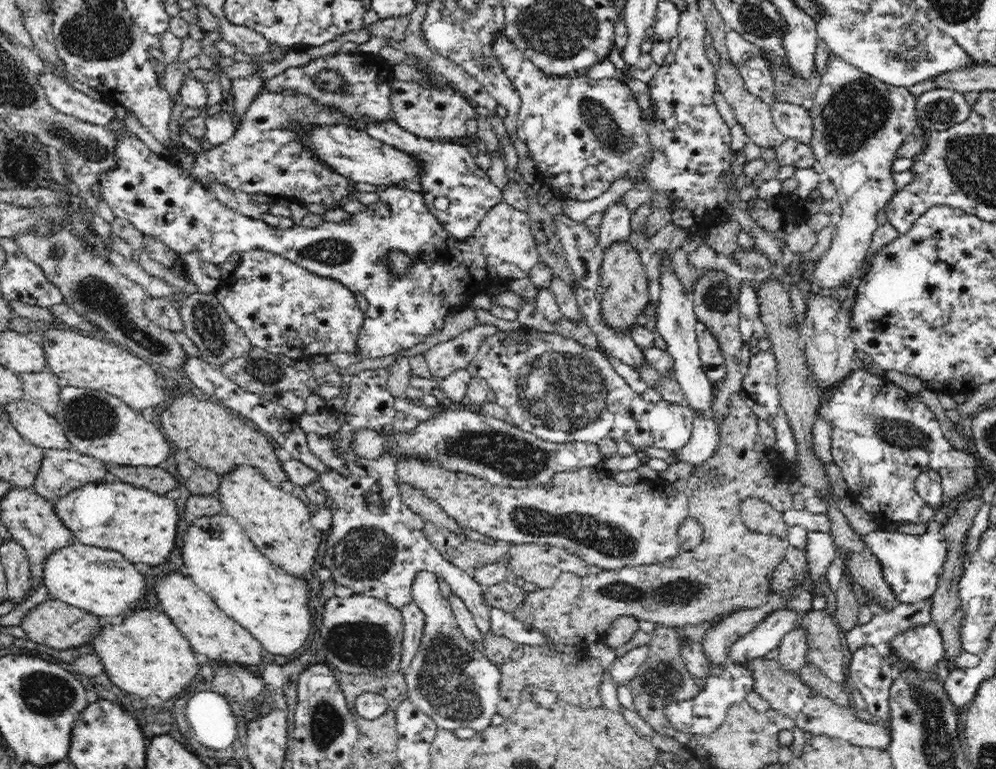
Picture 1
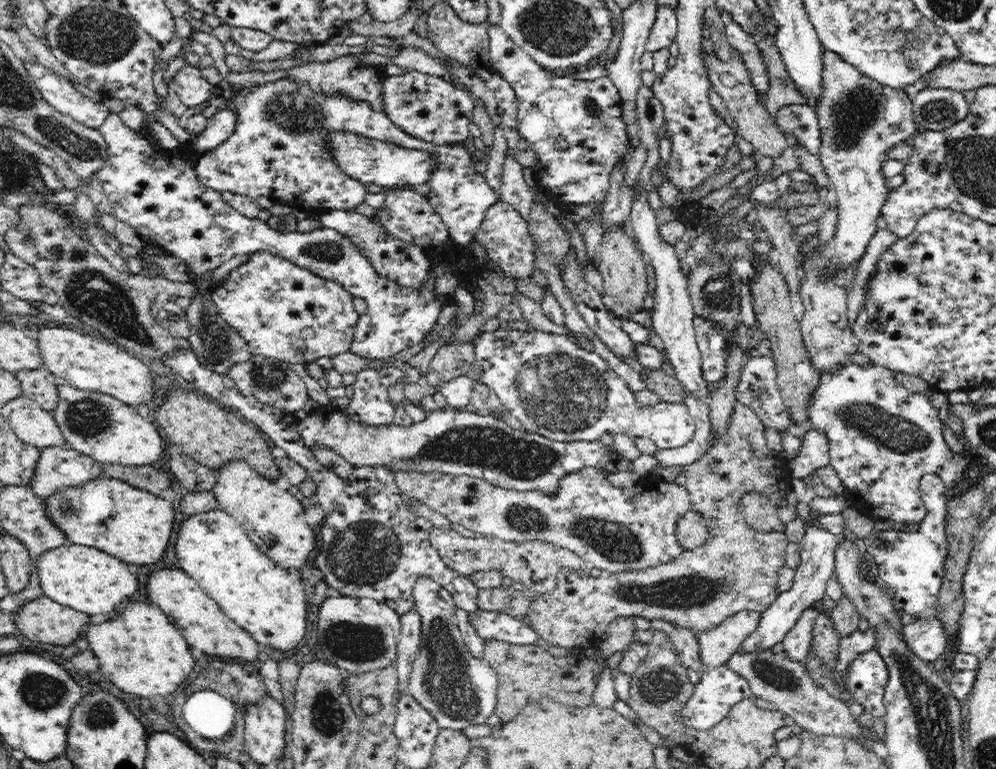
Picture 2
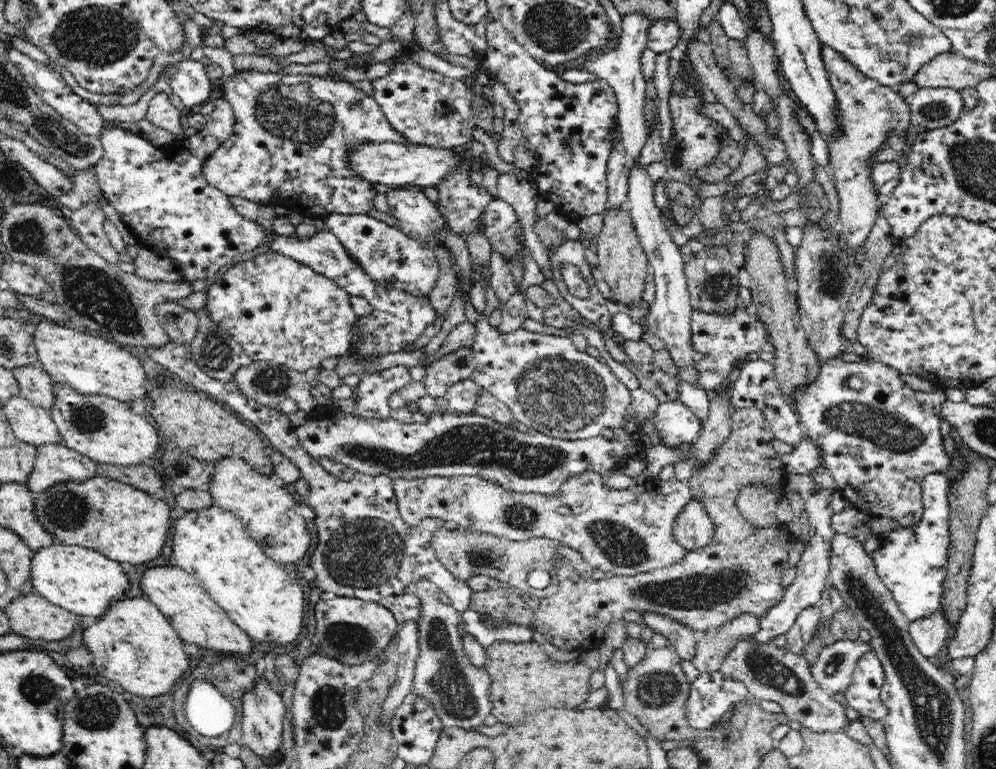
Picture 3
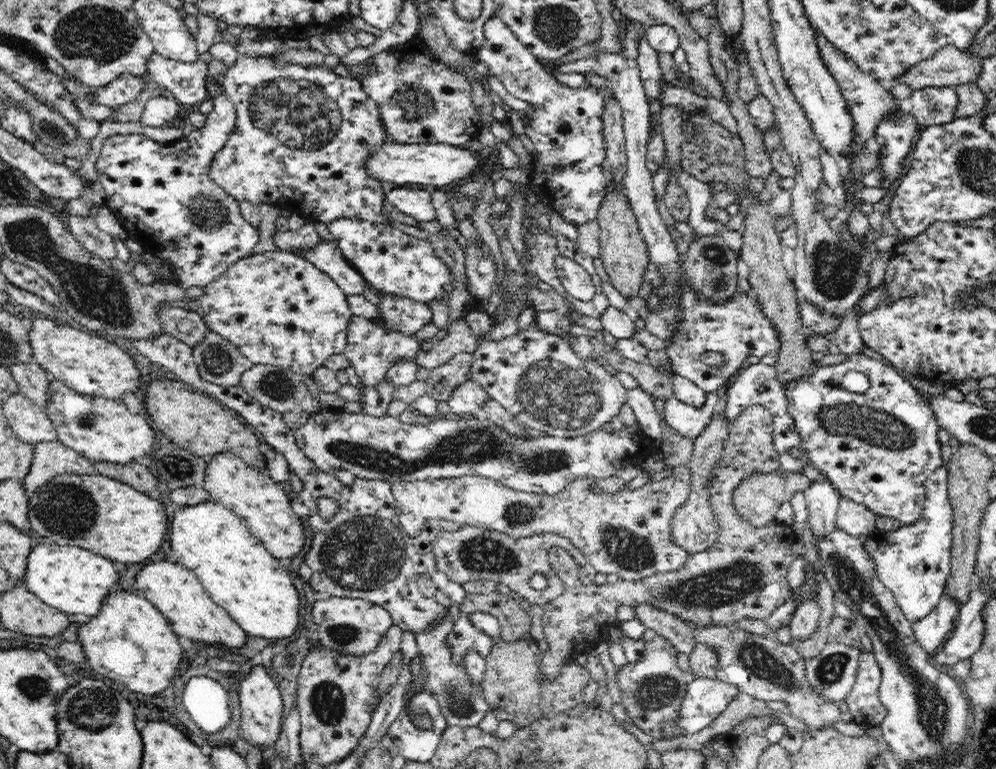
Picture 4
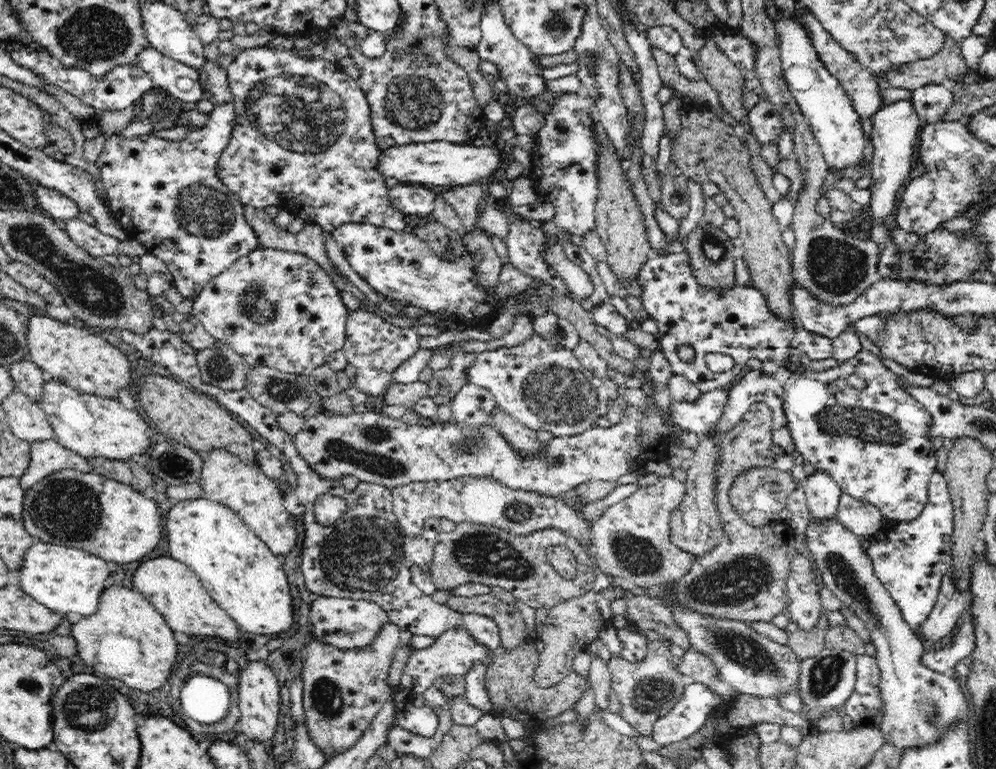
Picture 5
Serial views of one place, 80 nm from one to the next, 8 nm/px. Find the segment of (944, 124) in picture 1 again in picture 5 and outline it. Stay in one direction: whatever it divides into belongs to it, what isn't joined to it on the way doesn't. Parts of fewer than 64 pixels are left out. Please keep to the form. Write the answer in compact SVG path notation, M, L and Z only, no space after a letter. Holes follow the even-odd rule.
M929 84L911 91L911 105L922 125L946 121L947 110L952 106L955 96L952 89L941 84Z

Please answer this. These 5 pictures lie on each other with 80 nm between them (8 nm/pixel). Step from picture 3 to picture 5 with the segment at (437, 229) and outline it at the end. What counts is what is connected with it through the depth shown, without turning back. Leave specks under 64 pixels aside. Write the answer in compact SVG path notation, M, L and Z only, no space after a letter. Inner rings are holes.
M398 184L389 188L388 197L394 209L401 214L427 219L434 210L435 194L420 185Z

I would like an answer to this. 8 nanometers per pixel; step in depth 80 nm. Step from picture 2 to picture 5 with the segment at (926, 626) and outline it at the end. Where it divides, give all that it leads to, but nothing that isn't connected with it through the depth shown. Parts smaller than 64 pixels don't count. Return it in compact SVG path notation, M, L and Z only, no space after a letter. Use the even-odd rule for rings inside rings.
M951 575L944 578L935 608L931 610L926 621L916 629L917 634L922 637L921 640L928 642L930 647L934 647L946 636L952 636L956 623L967 606L967 597L956 591Z

